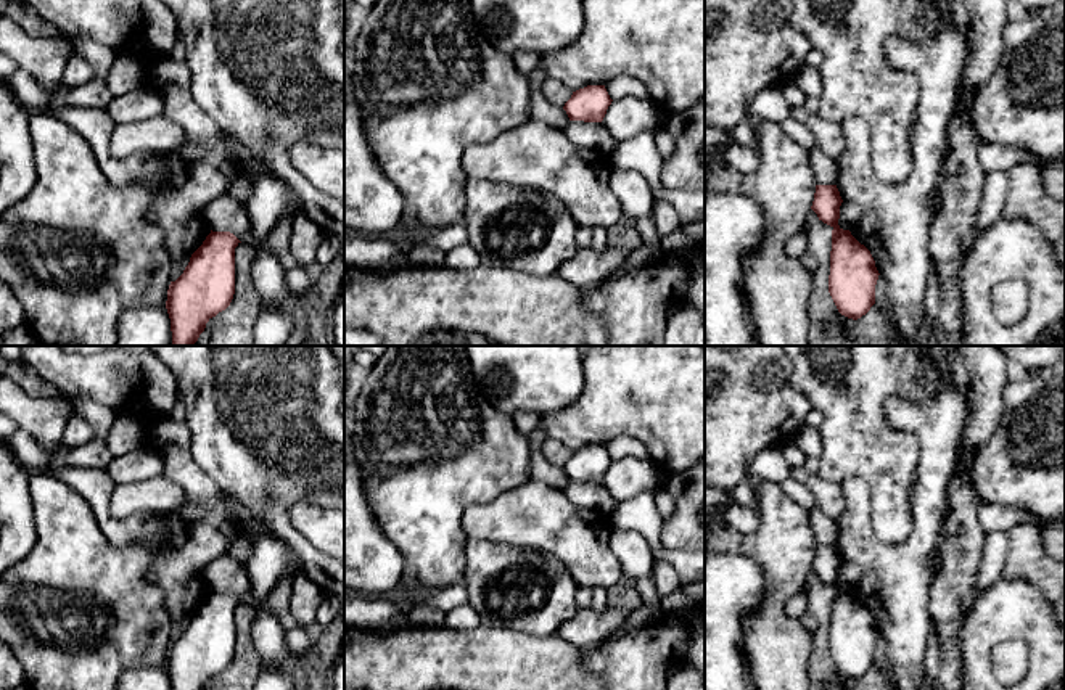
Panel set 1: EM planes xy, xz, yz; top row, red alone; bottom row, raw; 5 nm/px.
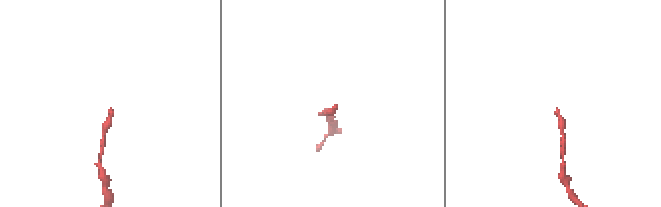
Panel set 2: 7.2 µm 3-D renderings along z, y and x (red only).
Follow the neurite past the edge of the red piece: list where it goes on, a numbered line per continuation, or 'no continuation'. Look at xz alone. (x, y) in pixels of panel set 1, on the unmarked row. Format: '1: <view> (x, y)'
no continuation

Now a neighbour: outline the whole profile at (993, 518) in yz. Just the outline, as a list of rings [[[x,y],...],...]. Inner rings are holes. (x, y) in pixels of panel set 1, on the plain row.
[[[981,502],[978,507],[978,520],[983,529],[983,534],[991,532],[1010,532],[1015,526],[1022,523],[1042,526],[1041,520],[1025,510],[1018,510],[1007,505],[993,505]]]

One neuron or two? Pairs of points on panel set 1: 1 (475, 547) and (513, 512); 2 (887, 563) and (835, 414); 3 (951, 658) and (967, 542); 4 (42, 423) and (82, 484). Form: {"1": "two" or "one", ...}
{"1": "two", "2": "two", "3": "one", "4": "two"}

